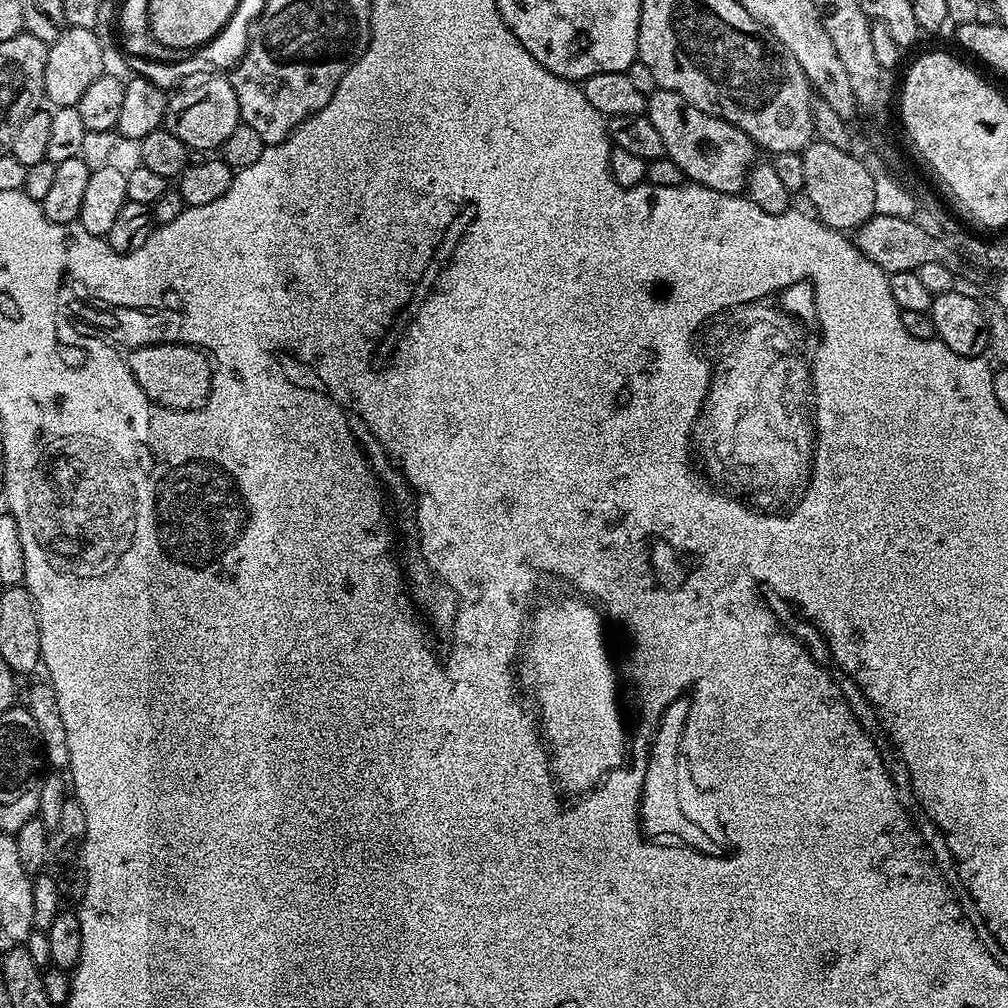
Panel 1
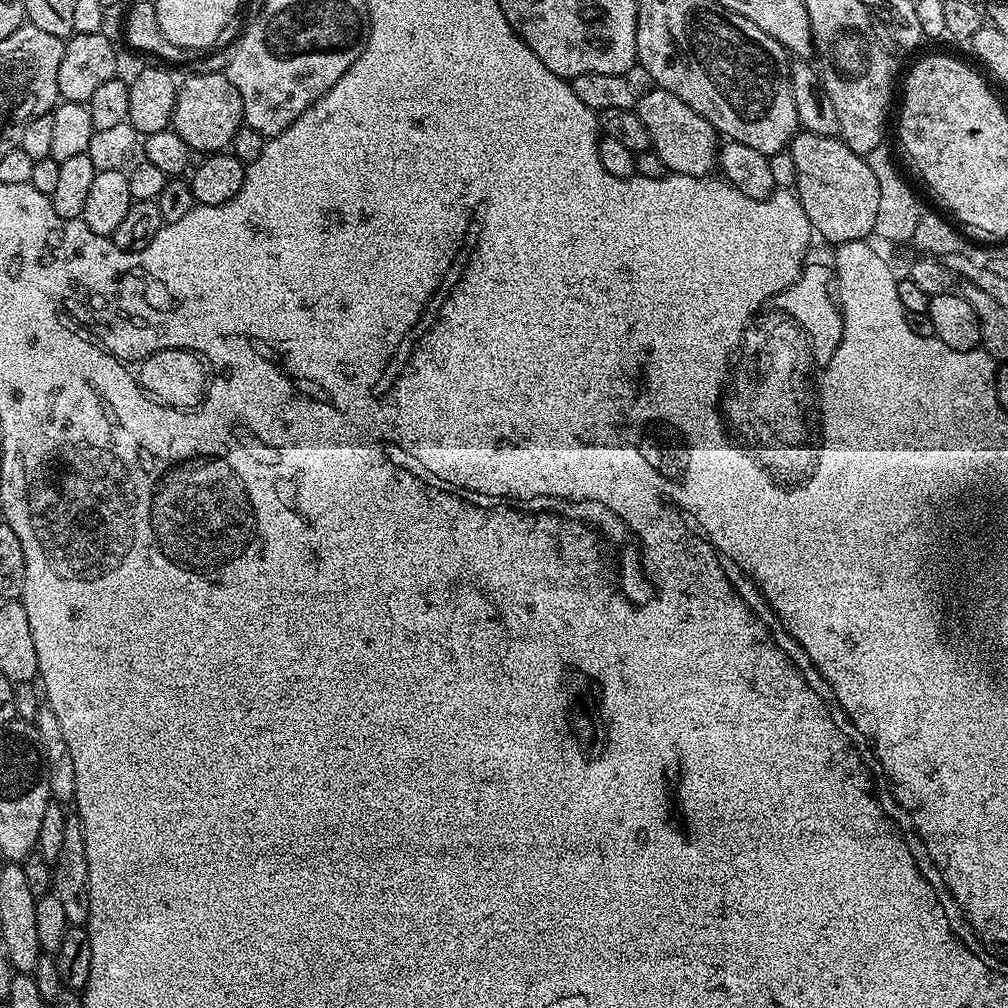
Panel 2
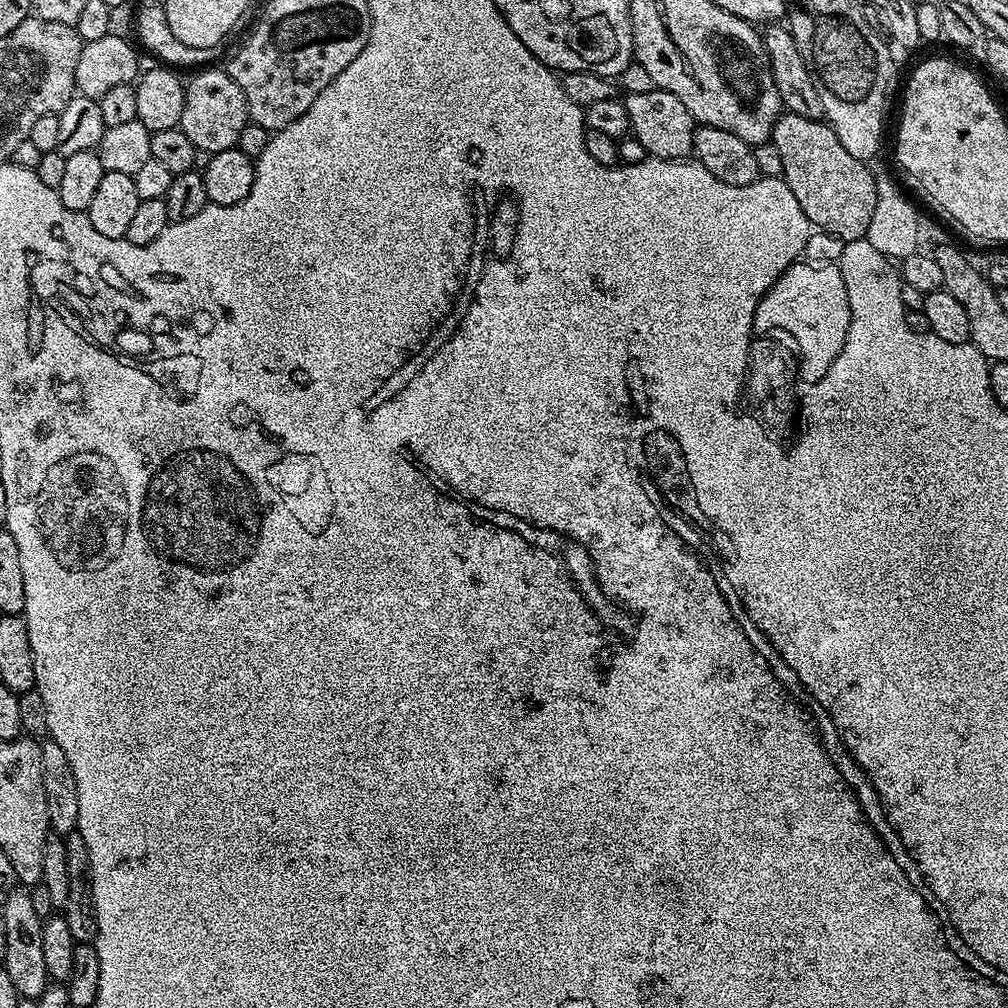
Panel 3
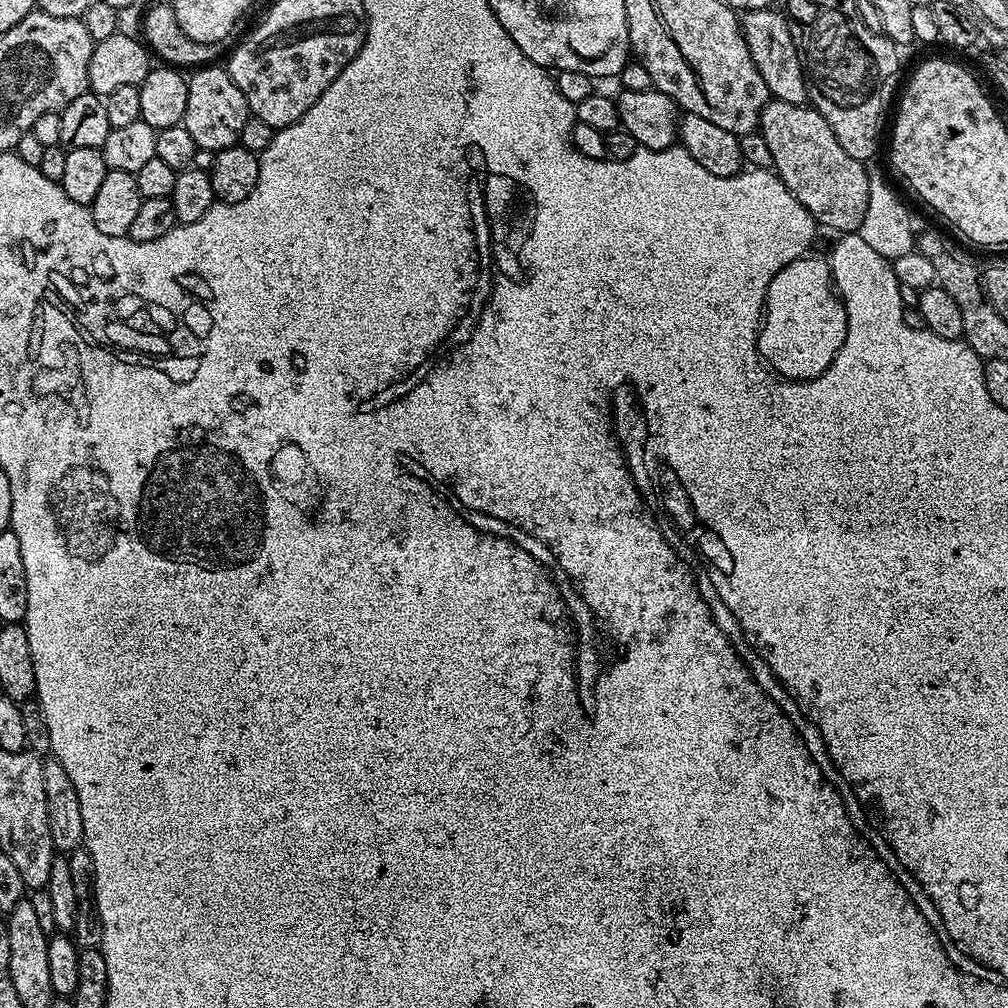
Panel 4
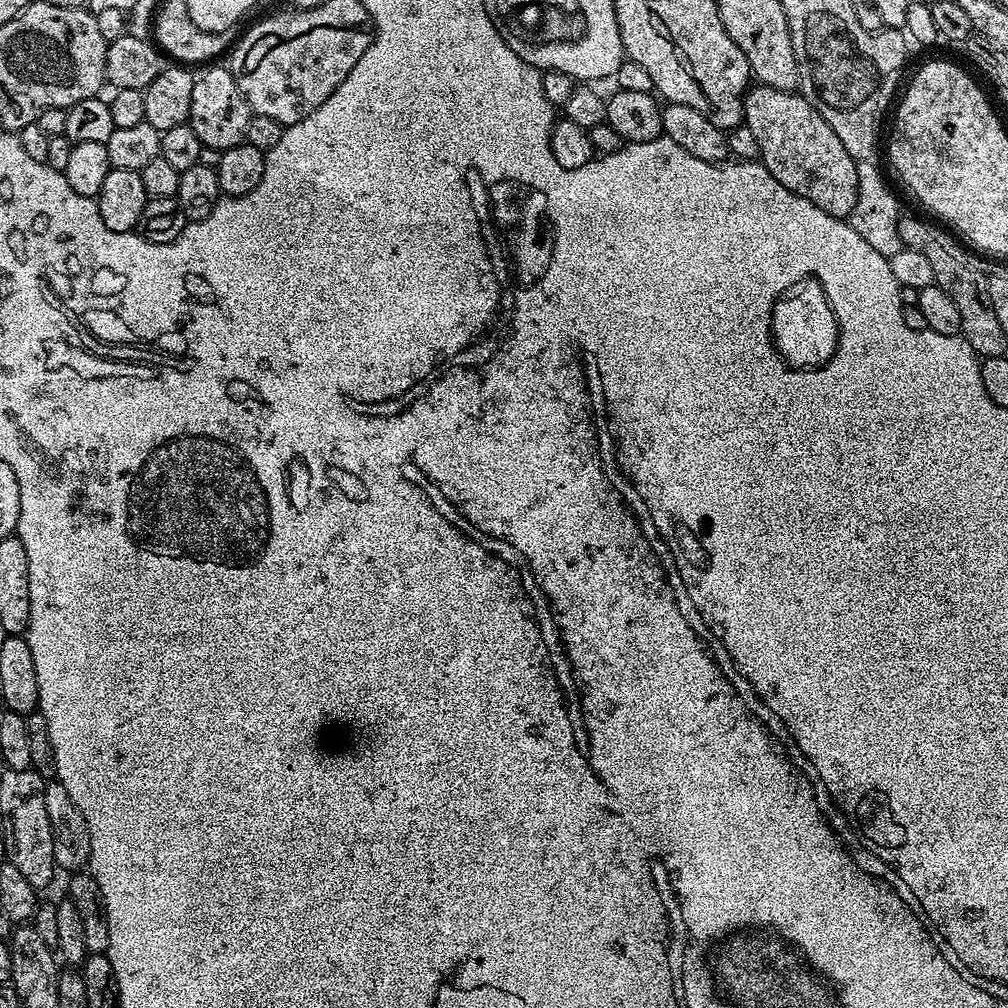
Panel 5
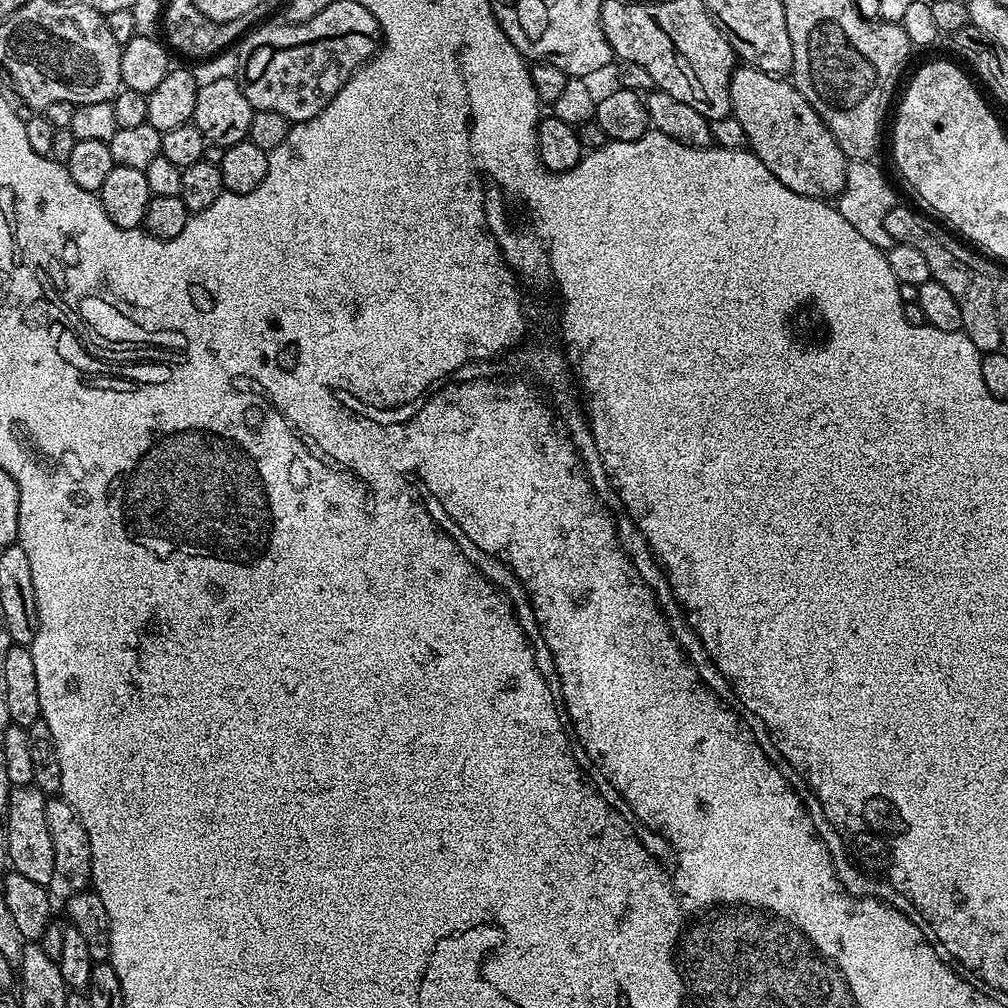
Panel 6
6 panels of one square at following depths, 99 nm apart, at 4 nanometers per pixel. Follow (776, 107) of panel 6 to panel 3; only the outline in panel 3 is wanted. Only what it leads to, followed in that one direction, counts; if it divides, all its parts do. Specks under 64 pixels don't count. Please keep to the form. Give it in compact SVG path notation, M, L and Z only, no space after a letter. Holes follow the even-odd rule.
M785 111L776 120L770 141L778 146L782 158L783 180L794 194L796 206L806 214L809 224L822 226L839 236L863 240L870 230L874 202L878 202L876 179L865 161L854 158L838 142L838 134L823 119L811 120Z

